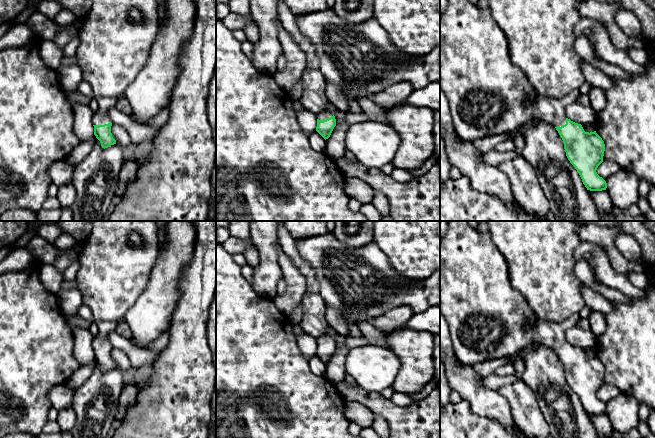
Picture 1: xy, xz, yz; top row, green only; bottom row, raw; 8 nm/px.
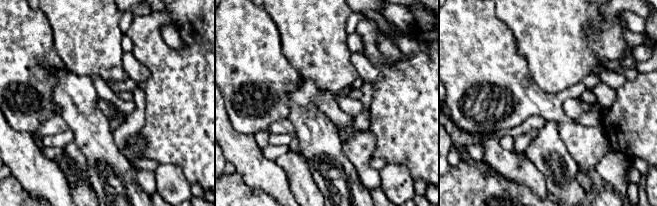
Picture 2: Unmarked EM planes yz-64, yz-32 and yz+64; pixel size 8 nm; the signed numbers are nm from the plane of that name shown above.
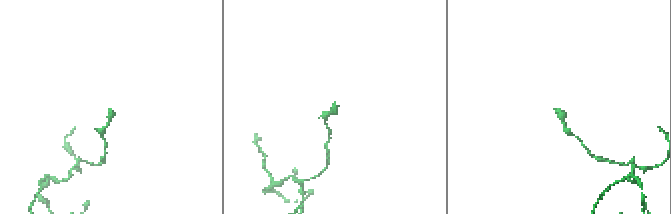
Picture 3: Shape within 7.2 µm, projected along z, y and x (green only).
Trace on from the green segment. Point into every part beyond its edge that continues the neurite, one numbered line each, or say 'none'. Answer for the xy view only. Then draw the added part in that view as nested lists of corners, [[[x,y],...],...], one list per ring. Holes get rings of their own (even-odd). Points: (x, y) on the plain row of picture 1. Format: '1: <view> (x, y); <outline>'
1: xy (101, 340); [[[96,321],[98,334],[93,337],[93,349],[104,349],[110,347],[109,334],[115,331],[115,324],[111,321]]]

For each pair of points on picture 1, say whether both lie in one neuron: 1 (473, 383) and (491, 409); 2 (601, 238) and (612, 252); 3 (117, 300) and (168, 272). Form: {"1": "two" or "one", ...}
{"1": "one", "2": "one", "3": "two"}

